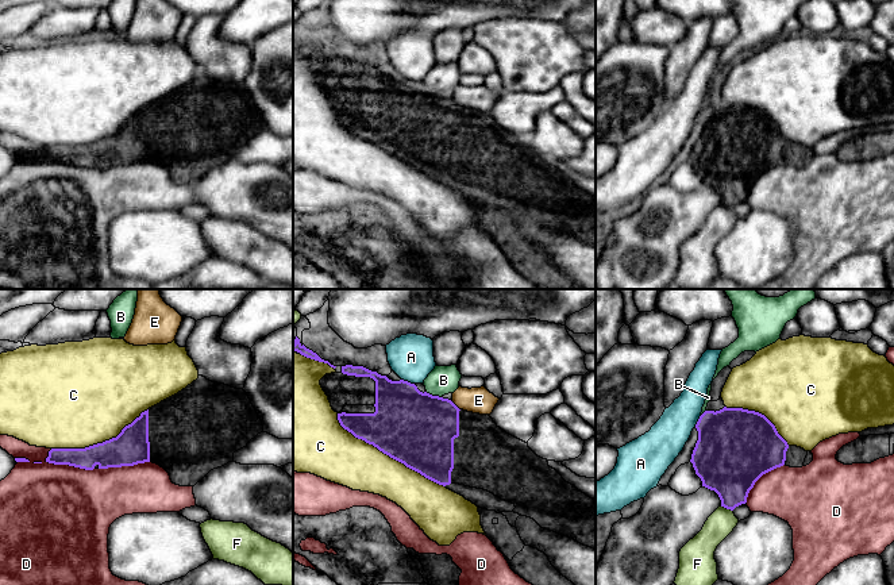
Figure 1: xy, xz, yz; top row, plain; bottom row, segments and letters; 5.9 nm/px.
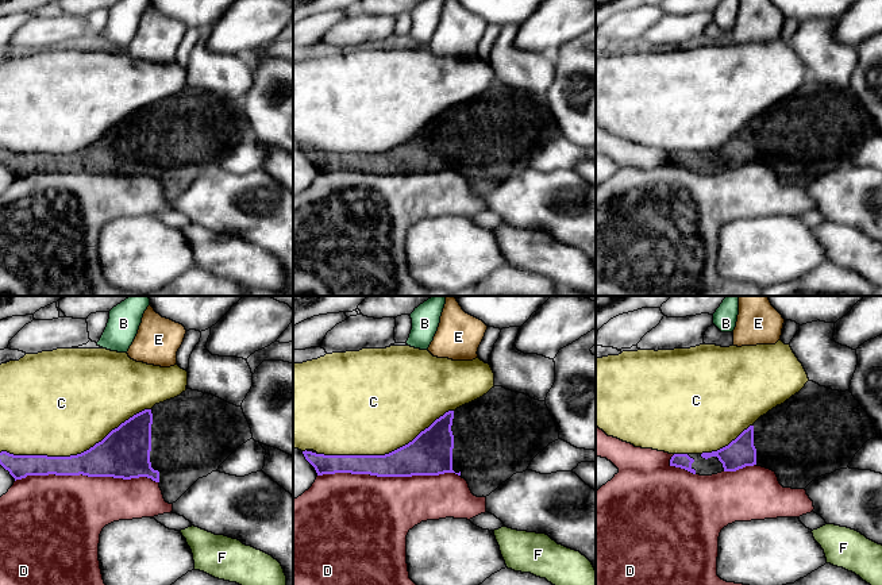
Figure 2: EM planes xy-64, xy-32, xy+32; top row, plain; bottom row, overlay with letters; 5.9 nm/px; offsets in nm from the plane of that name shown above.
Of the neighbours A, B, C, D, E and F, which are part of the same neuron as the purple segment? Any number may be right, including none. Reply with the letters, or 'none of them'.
none of them

